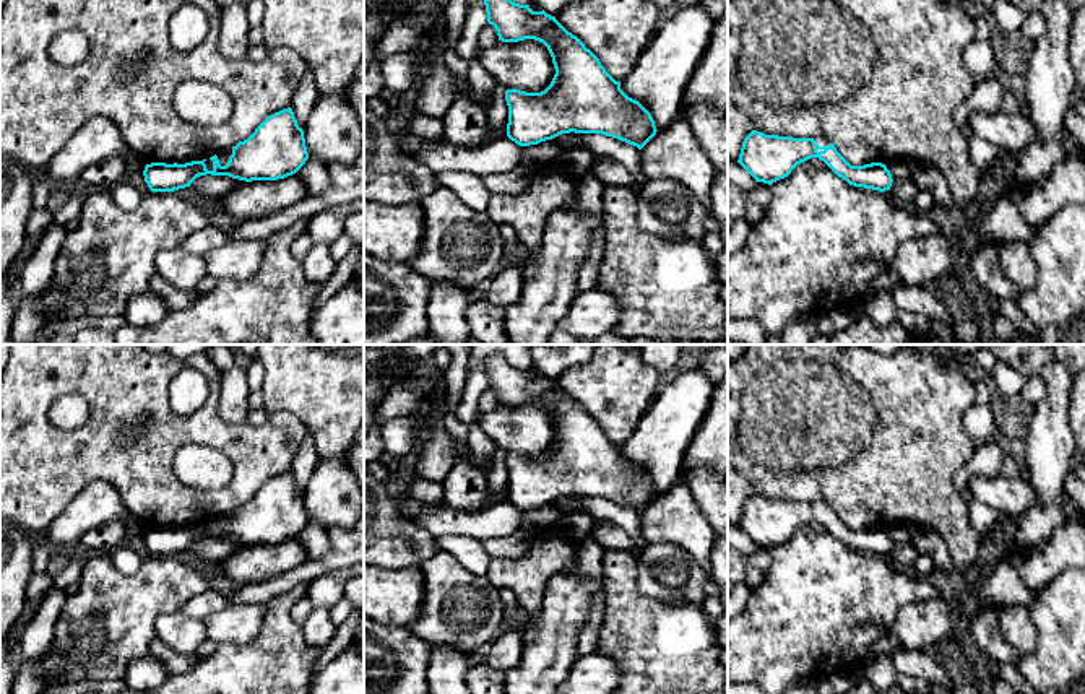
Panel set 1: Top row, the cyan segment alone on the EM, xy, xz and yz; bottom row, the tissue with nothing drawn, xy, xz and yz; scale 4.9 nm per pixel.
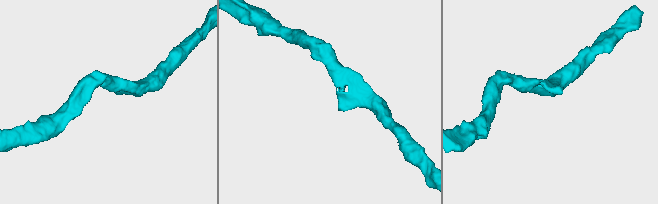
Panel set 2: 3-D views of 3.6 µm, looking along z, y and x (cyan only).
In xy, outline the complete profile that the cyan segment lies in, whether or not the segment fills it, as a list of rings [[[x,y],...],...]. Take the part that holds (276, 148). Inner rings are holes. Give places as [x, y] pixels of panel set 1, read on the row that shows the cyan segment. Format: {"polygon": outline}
{"polygon": [[[291,107],[268,115],[255,132],[232,146],[226,166],[218,156],[210,158],[213,169],[203,161],[185,164],[151,163],[145,166],[143,176],[151,192],[174,192],[190,187],[200,176],[229,176],[232,179],[278,180],[296,174],[309,159],[304,130],[297,125]]]}

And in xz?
{"polygon": [[[484,0],[487,23],[497,31],[499,41],[518,42],[534,39],[542,42],[555,68],[551,85],[541,93],[507,89],[508,106],[507,137],[520,146],[538,145],[562,133],[601,133],[617,138],[642,150],[655,135],[656,125],[651,114],[620,89],[599,59],[585,44],[568,33],[555,16],[533,11],[530,5],[512,0]]]}

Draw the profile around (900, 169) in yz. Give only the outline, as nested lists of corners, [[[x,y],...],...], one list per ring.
[[[906,159],[887,163],[885,166],[890,171],[893,180],[914,179],[918,169],[918,164],[914,161],[906,161]]]

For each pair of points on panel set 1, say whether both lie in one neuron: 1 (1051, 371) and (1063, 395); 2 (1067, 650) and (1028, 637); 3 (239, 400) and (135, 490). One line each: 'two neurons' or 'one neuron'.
1: one neuron
2: two neurons
3: two neurons

